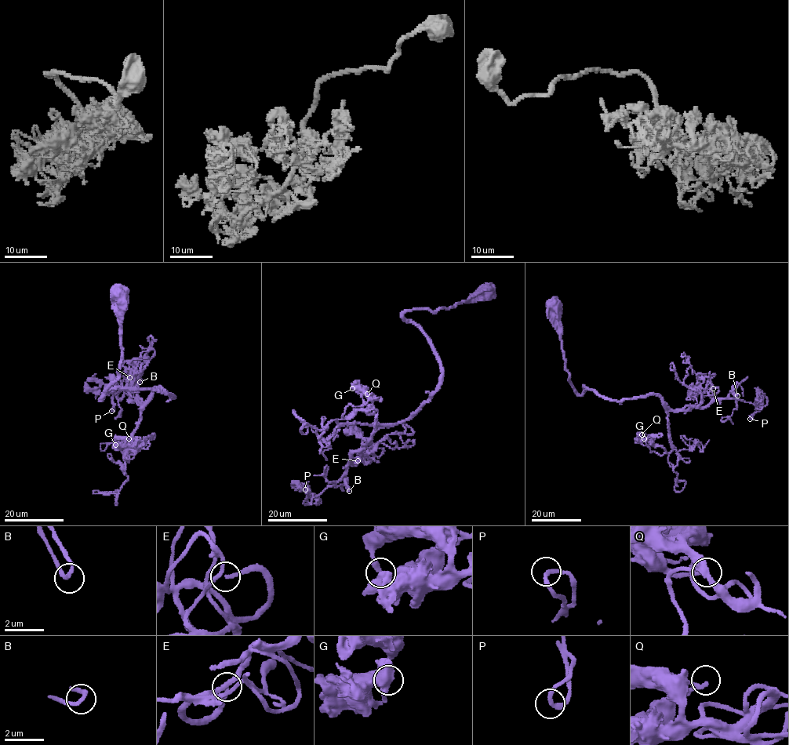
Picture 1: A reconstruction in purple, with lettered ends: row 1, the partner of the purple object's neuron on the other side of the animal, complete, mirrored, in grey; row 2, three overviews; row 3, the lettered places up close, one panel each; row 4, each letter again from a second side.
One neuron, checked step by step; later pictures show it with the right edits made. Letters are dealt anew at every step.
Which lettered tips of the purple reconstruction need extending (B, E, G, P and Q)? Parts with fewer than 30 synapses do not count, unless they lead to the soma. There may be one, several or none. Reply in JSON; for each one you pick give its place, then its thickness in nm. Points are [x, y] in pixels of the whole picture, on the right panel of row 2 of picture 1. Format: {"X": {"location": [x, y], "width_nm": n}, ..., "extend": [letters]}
{"E": {"location": [713, 388], "width_nm": 170}, "extend": ["E"]}

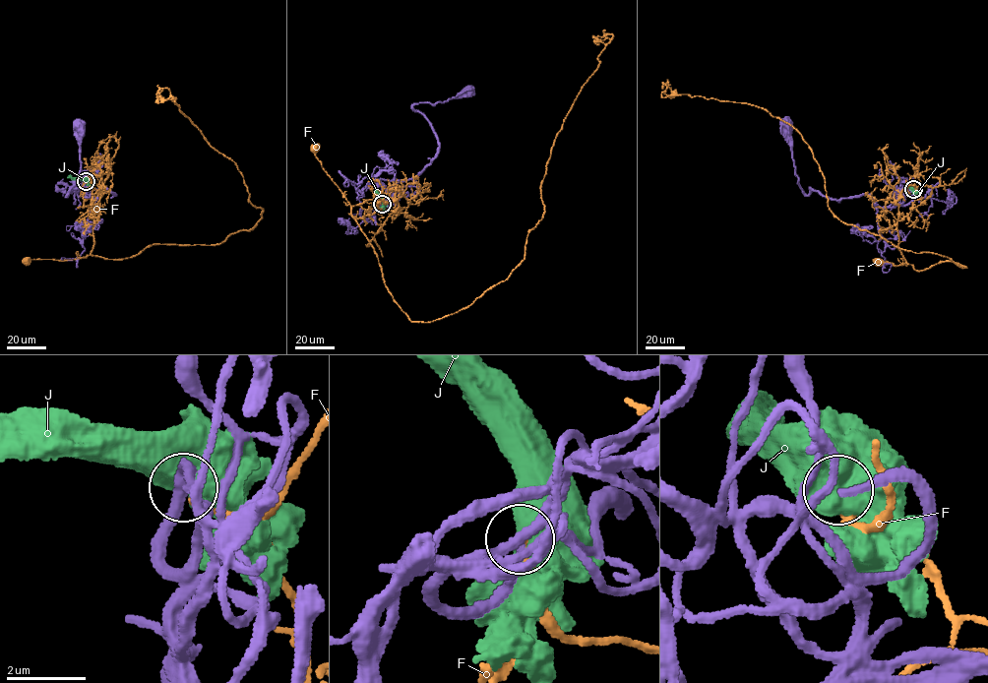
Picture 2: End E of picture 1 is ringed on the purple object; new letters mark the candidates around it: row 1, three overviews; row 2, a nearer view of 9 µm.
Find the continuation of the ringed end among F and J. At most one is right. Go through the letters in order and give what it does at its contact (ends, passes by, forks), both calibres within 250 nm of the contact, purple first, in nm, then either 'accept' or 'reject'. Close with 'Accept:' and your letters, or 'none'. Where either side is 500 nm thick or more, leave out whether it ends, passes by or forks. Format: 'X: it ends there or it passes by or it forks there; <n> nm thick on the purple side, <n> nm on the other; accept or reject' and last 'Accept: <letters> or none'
F: it ends there; 170 nm thick on the purple side, 130 nm on the other; reject
J: 340 nm thick on the purple side, 1100 nm on the other; reject
Accept: none

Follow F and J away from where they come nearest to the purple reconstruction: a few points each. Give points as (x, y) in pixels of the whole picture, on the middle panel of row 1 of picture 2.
F: (383, 205), (393, 211), (399, 207), (397, 201), (377, 199), (351, 206), (324, 169), (315, 148)
J: (382, 206), (375, 187)

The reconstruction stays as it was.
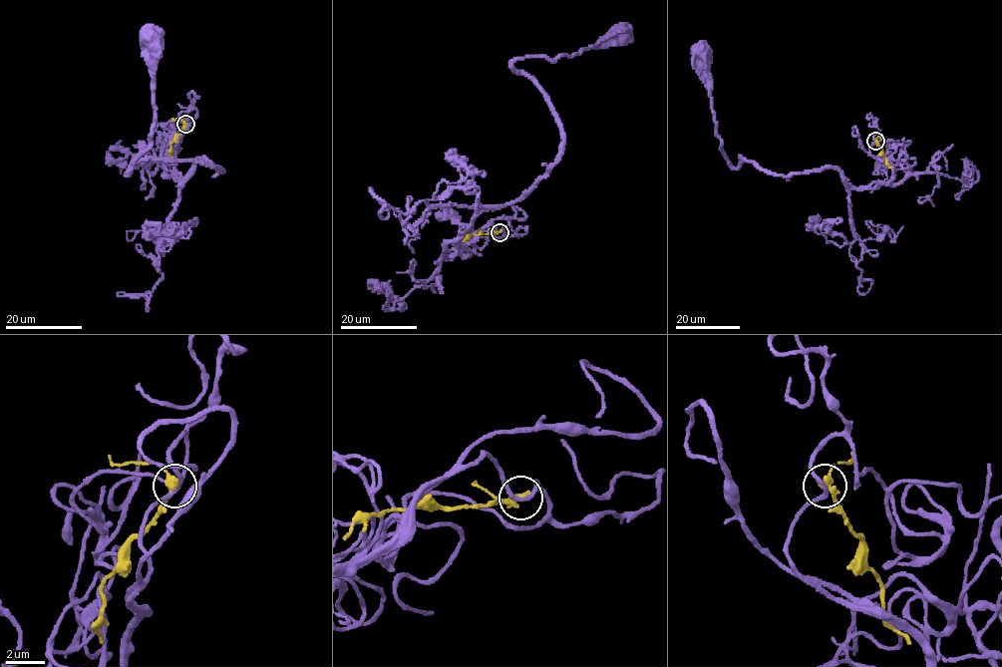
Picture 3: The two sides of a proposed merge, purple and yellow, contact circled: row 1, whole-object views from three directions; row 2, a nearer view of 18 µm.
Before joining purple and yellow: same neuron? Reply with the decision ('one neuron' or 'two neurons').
two neurons

